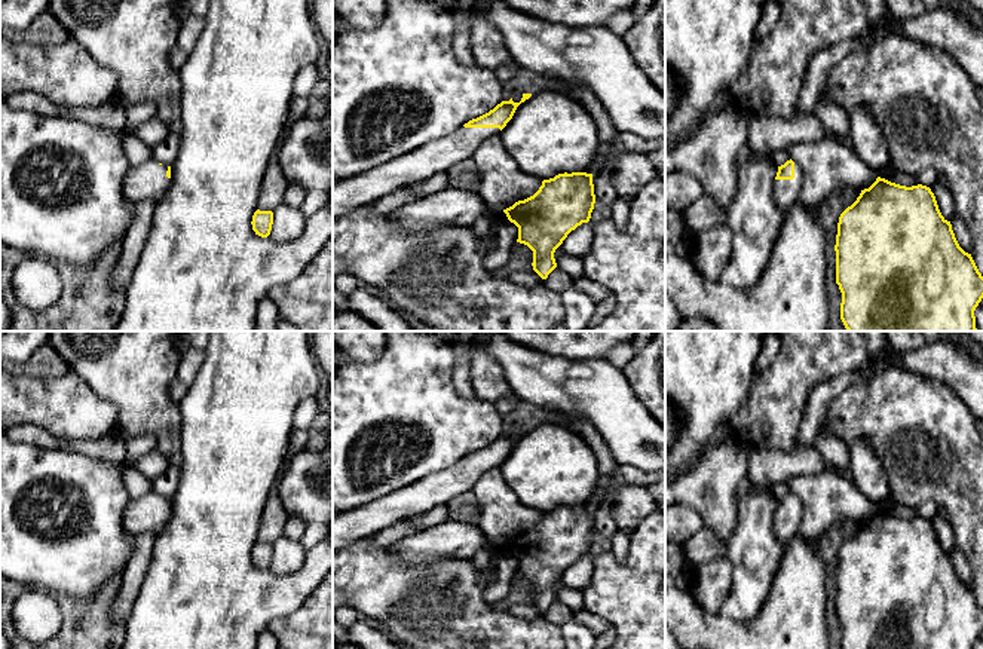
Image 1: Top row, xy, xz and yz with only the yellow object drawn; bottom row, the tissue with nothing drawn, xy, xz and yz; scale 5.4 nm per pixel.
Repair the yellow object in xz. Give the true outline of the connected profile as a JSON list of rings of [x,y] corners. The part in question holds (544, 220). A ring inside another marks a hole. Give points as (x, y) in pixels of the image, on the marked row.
[[[558,174],[543,180],[539,190],[503,209],[518,227],[517,242],[533,251],[533,270],[546,279],[557,267],[554,252],[582,223],[588,223],[595,195],[592,174]]]

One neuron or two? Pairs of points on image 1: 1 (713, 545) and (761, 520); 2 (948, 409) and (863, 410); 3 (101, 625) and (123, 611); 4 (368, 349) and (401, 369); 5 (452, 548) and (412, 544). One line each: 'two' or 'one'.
1: two
2: one
3: two
4: two
5: one

